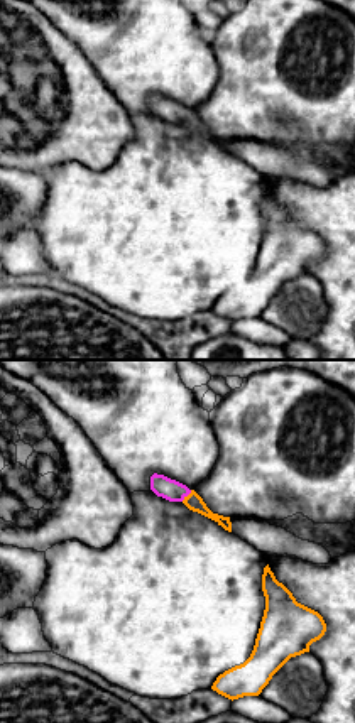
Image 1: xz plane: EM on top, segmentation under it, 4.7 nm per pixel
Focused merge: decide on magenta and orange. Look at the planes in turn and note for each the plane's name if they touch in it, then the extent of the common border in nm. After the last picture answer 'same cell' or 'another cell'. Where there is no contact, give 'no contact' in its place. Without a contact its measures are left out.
meets magenta in xz; contact 80 nm long

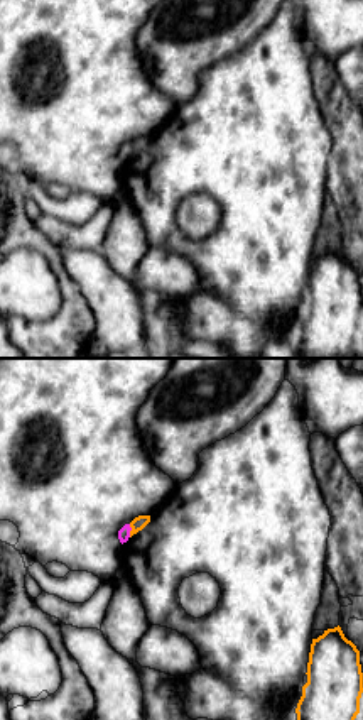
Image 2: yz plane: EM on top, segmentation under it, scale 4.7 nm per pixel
meets magenta in yz; contact 60 nm long

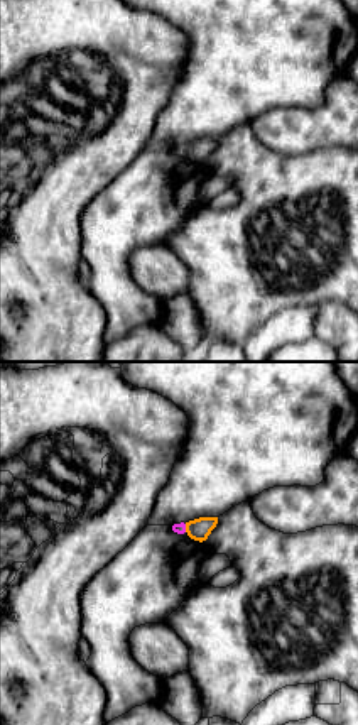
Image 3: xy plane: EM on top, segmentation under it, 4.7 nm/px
meets magenta in xy; contact 40 nm long

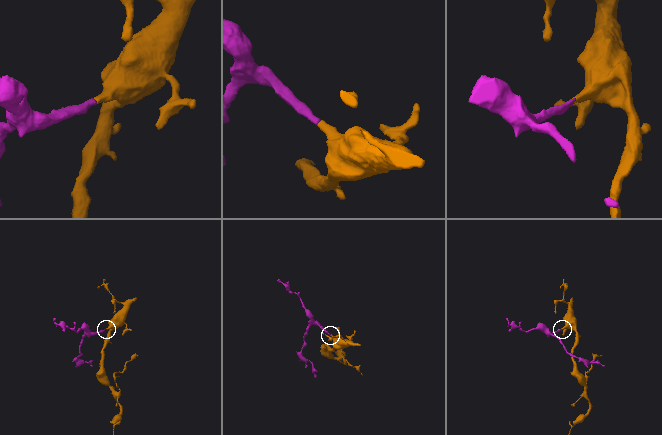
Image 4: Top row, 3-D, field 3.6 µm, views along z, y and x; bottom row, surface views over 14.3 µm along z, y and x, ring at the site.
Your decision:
same cell

